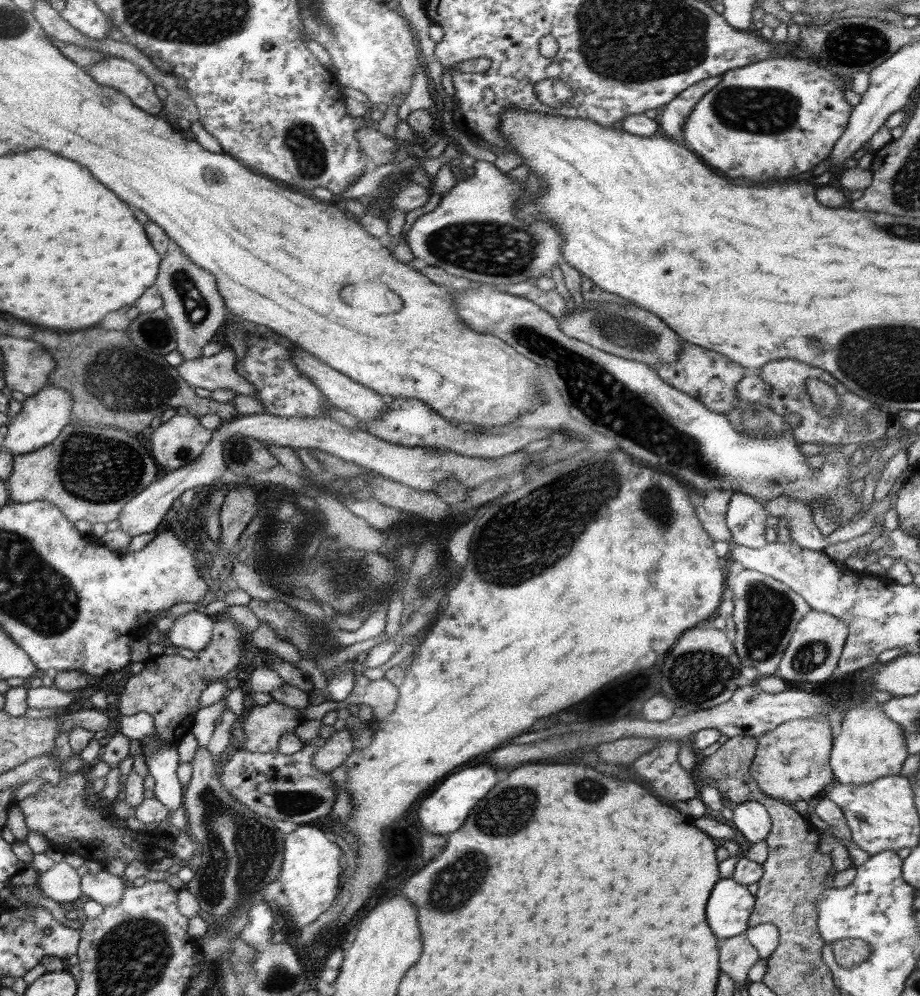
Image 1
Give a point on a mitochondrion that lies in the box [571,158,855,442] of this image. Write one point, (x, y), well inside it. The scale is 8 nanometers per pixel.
(619, 328)

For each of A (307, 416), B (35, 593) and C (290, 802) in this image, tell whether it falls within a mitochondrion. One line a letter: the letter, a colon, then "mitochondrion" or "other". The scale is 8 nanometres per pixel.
A: other
B: mitochondrion
C: mitochondrion

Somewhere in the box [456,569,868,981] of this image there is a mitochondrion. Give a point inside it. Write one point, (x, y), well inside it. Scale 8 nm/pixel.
(769, 611)

